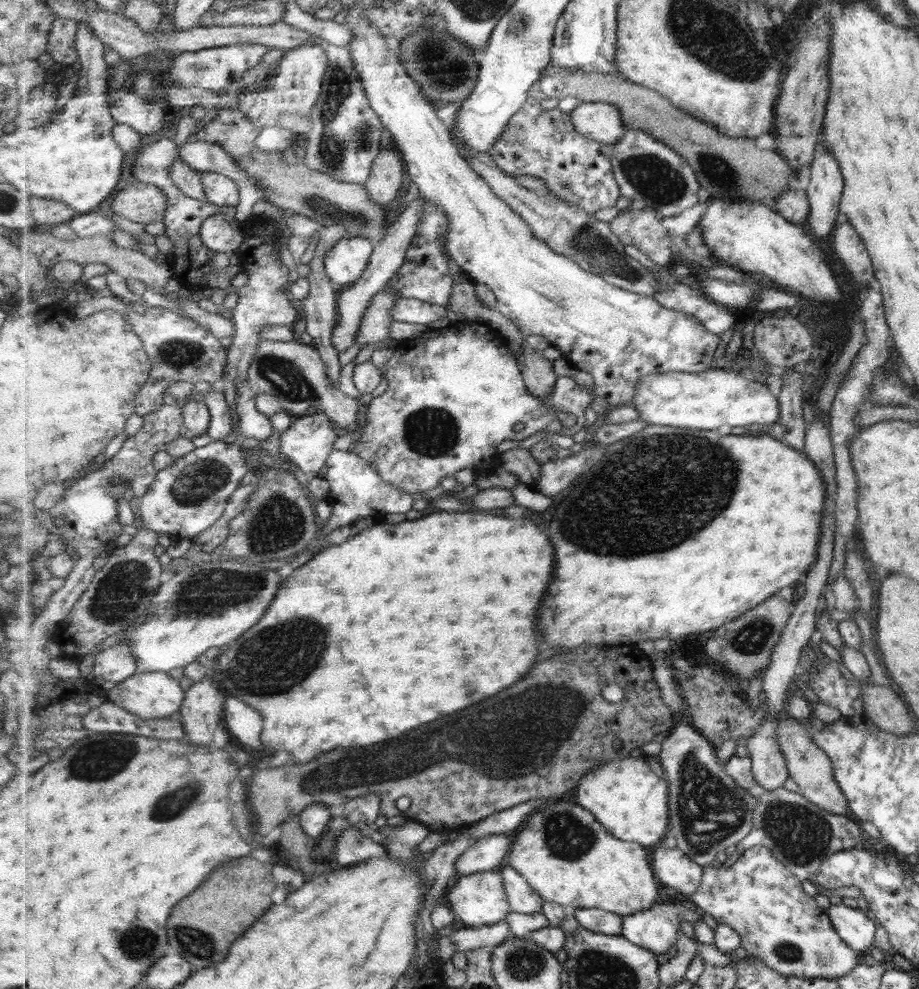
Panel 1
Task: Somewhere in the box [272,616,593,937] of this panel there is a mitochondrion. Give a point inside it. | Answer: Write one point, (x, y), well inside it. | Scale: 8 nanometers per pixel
(348, 771)

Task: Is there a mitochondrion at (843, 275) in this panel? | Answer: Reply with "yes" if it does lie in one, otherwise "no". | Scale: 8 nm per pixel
no

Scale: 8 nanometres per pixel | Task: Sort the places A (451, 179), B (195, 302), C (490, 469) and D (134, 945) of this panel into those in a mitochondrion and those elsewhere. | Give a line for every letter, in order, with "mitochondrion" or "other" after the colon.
A: other
B: other
C: other
D: mitochondrion

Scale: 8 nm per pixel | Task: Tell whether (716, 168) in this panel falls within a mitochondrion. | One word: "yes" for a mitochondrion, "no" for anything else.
yes

